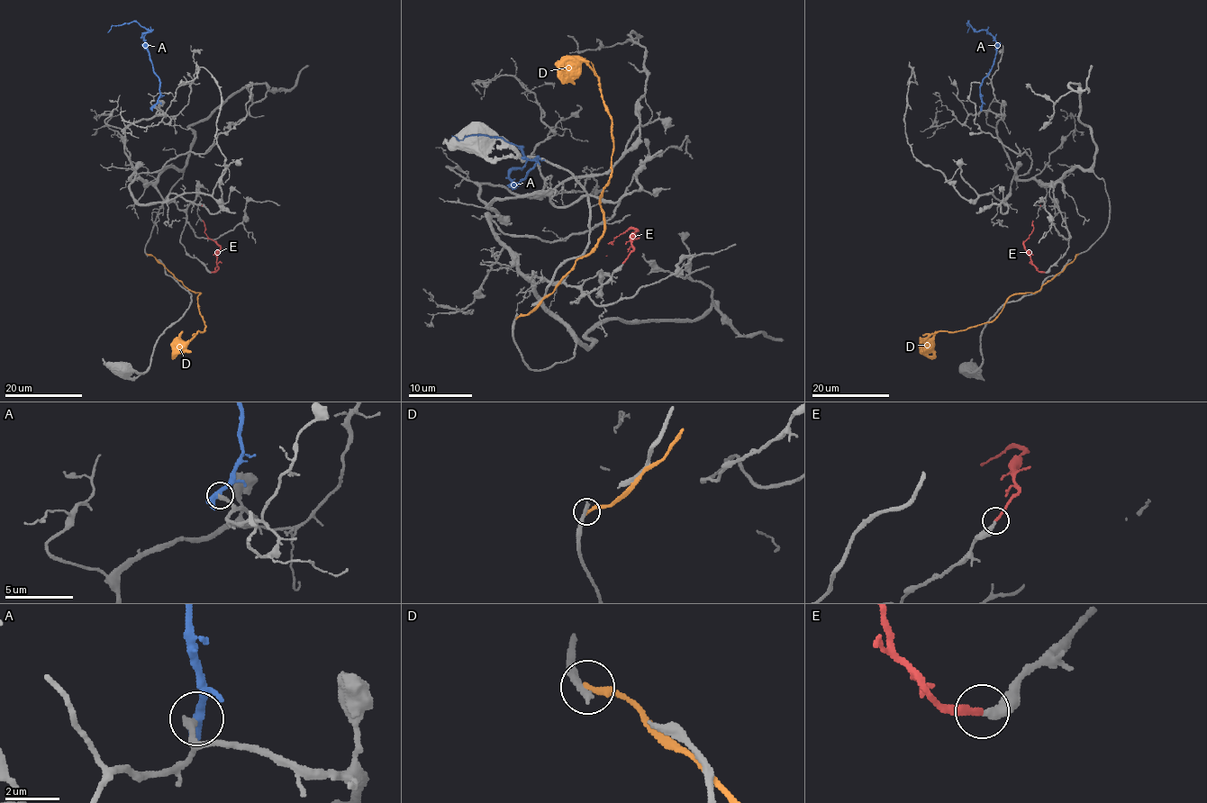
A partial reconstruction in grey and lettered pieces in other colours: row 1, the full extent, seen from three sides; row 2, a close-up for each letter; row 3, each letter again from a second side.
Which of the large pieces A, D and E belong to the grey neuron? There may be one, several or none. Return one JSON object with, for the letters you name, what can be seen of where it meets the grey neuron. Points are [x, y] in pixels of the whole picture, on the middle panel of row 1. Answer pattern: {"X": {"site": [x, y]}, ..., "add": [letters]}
{"E": {"site": [622, 263]}, "add": ["E"]}

